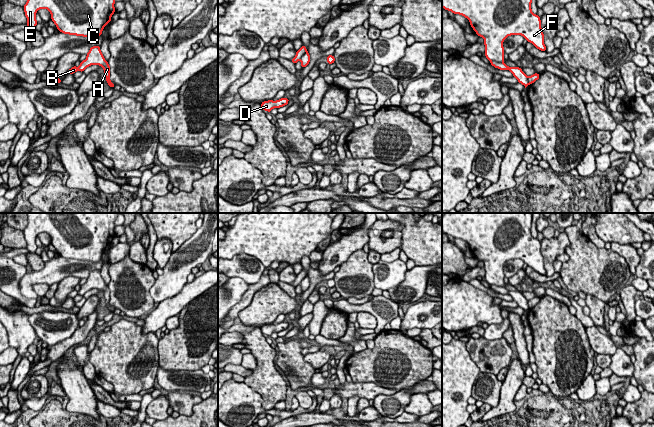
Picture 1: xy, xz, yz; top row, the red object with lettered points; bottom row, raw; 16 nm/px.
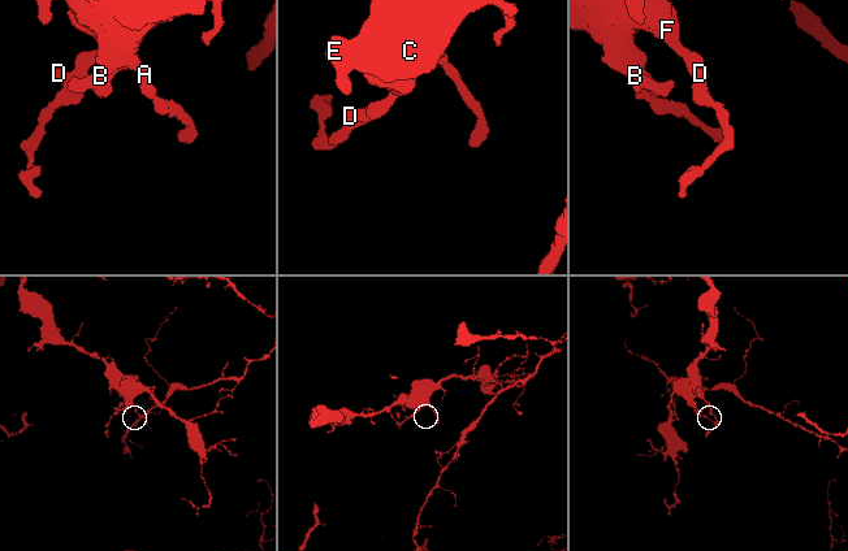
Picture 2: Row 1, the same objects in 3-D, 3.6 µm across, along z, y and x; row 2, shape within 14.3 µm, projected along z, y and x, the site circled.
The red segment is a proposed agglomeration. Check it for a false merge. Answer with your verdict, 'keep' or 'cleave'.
keep

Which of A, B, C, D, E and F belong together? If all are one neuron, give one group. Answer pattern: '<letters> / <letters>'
A B C D E F

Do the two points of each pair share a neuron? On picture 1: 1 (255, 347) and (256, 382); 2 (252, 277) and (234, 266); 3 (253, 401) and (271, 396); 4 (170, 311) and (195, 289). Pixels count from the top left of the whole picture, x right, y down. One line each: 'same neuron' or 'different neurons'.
1: same neuron
2: same neuron
3: different neurons
4: same neuron

